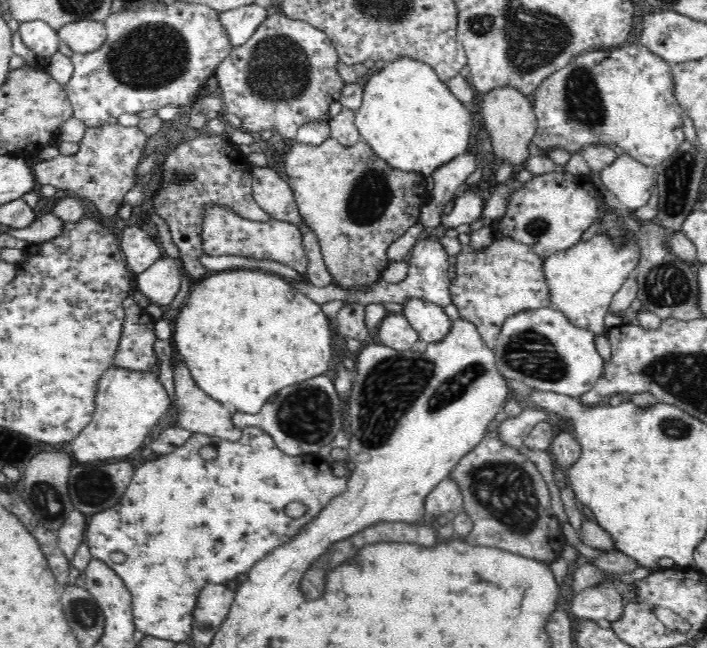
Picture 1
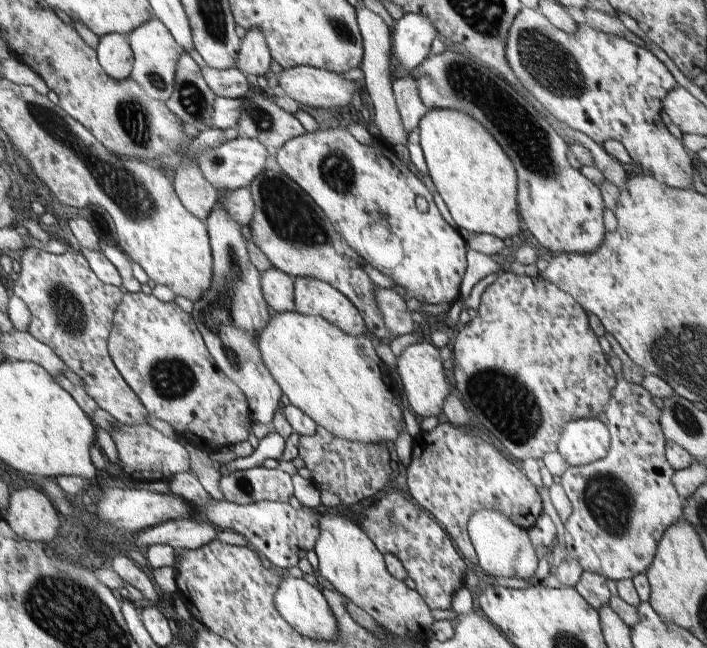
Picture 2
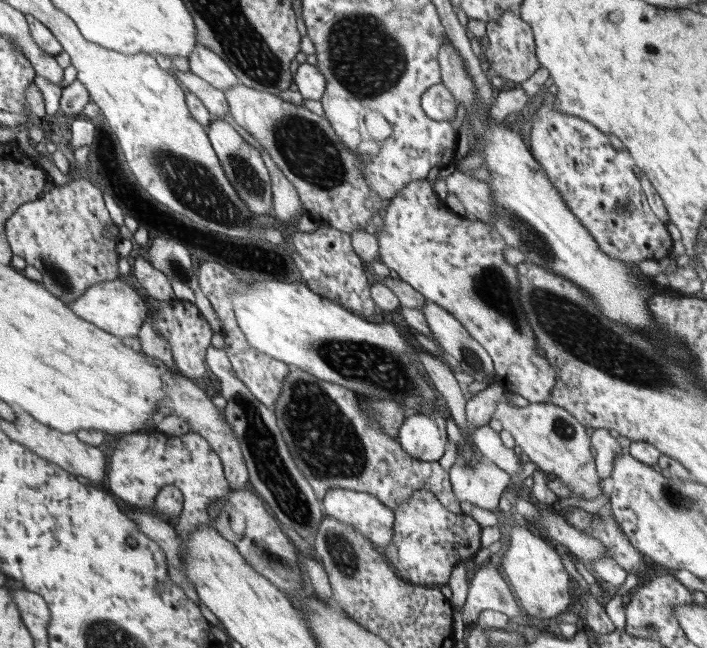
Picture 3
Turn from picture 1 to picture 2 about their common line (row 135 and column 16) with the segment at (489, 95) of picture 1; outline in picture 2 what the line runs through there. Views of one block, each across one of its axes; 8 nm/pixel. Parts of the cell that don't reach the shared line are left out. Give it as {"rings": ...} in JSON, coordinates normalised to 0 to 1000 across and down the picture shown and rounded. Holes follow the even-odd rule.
{"rings":[[[40,752],[13,764],[7,804],[28,830],[64,840],[82,827],[88,796],[64,759]]]}

